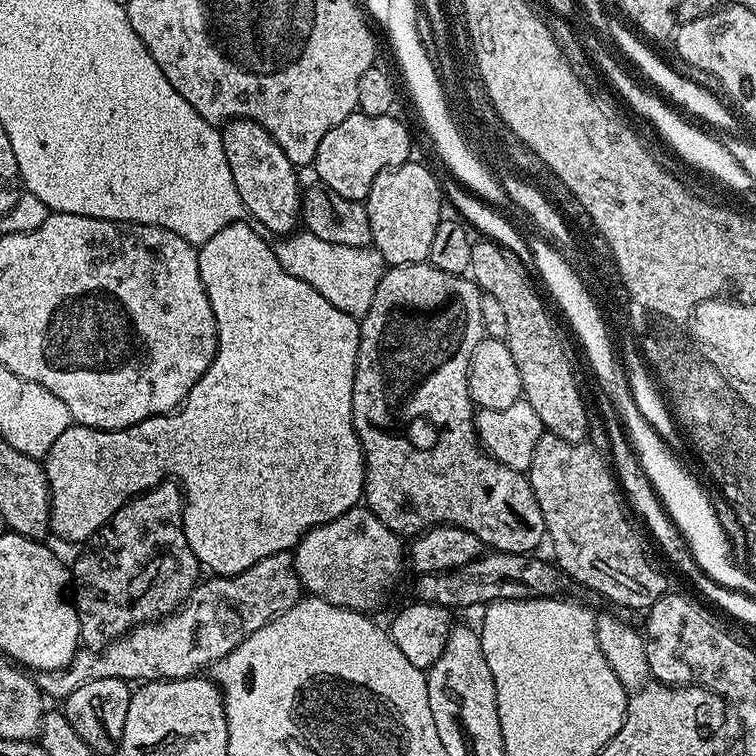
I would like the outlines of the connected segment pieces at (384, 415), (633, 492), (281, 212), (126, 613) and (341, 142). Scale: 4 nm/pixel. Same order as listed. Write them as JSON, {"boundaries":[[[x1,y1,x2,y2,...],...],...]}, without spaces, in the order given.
{"boundaries":[[[430,263,397,264,385,271,378,282,378,290,374,290,374,302,370,302,370,310,360,320,360,345,358,346,358,362,354,374,354,394,352,395,352,425,360,439,364,451,364,494,363,503,378,517,385,526,401,538,415,538,428,528,437,524,453,524,462,530,470,530,480,539,485,549,494,552,513,552,514,554,532,554,540,543,545,543,546,533,542,510,538,506,538,498,534,498,534,490,530,486,525,473,514,470,502,462,498,462,489,452,480,447,476,435,476,412,468,389,468,367,474,354,474,346,483,340,482,326,482,293,475,280,467,275,455,276,446,274,446,270,438,270]],[[606,400,603,403,602,414,604,417,602,418,611,444,610,460,629,509,635,514,635,517,637,514,641,518,651,536,660,546,663,554,681,570,700,593,736,619,737,623,748,626,748,608,744,608,745,601,741,601,740,596,732,596,732,593,727,592,726,588,719,589,717,581,710,579,698,566,697,560,693,558,692,551,689,550,688,544,684,540,684,536,677,530,676,525,673,524,665,511,660,497,653,490,653,484,650,482,649,476,642,470,641,462,636,456,625,427,619,422,612,402]],[[229,120,227,124,220,128,222,138,222,150,226,150,226,162,230,162,230,174,234,174,234,186,238,186,238,194,244,203,245,213,252,220,262,222,269,233,288,234,297,227,300,216,300,197,302,195,302,183,296,177,297,165,282,154,282,146,274,142,274,138,258,122,253,120]],[[169,478,141,496,127,500,87,541,84,553,70,568,70,588,76,591,74,607,80,619,80,643,85,649,99,650,113,644,140,624,163,620,177,611,202,576,202,566,190,550,184,533,183,491,175,479]],[[357,110,350,114,350,118,346,118,346,122,338,122,338,126,334,126,334,130,330,130,330,134,326,134,326,138,322,138,322,142,318,145,318,154,314,161,315,179,325,188,334,190,334,194,342,194,342,198,367,201,374,178,378,178,378,174,382,174,387,168,396,168,400,164,409,163,411,157,408,156,412,152,412,140,408,137,408,128,394,117,392,114,371,116]]]}

